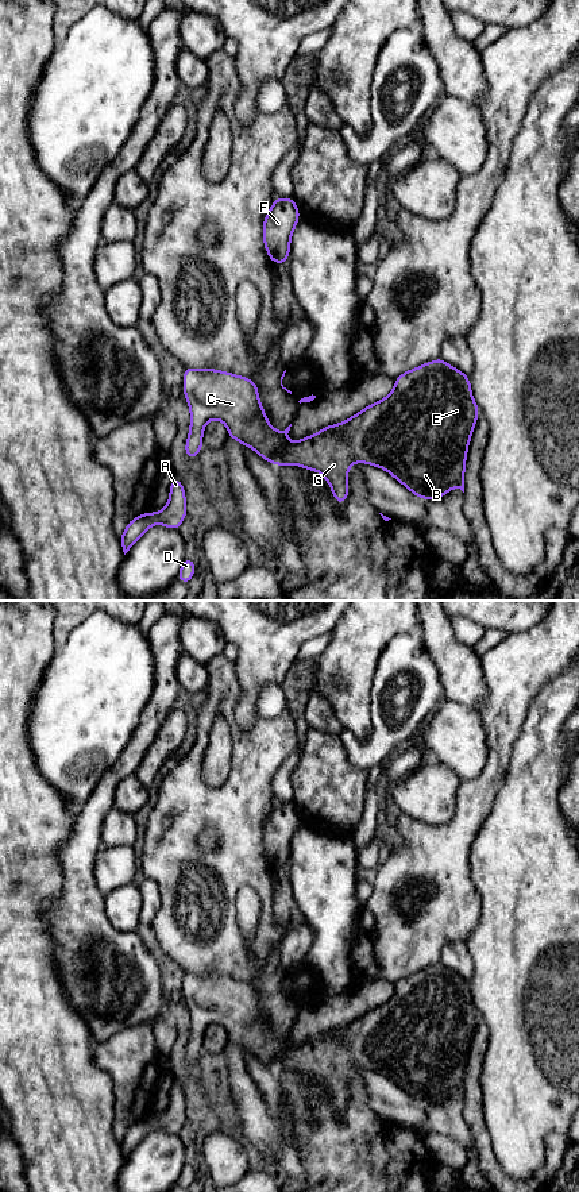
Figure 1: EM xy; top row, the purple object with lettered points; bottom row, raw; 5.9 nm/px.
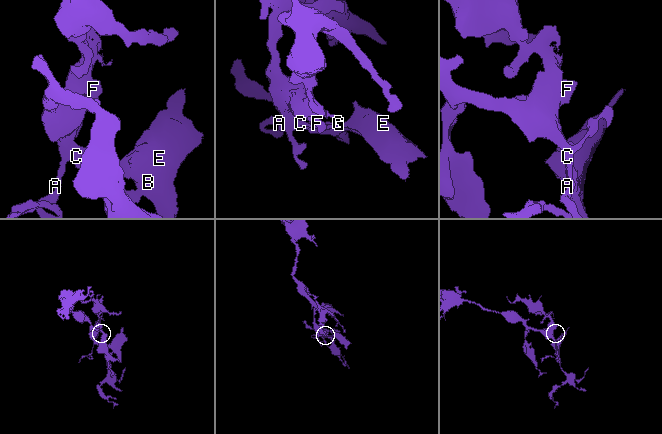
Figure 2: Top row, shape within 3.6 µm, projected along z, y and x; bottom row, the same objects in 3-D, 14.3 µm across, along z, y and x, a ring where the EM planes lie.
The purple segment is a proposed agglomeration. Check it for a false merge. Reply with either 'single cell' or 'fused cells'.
single cell

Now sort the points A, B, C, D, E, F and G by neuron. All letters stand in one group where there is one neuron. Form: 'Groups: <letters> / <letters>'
Groups: A B C D E F G

